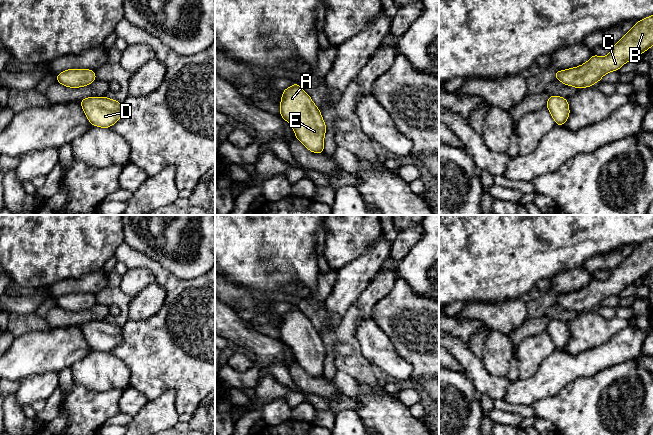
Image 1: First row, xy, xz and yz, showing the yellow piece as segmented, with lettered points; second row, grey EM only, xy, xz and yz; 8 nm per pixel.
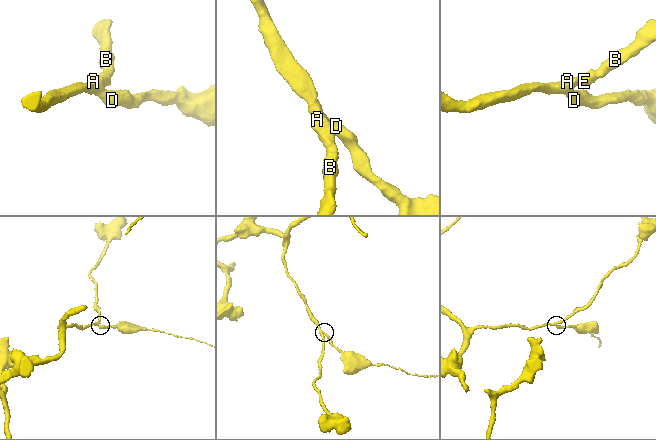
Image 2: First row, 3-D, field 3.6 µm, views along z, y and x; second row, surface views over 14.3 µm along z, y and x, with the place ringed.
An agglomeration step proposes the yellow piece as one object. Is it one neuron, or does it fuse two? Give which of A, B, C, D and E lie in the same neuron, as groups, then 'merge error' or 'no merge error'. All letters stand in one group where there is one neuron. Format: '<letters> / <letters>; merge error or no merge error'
A B C D E; no merge error

